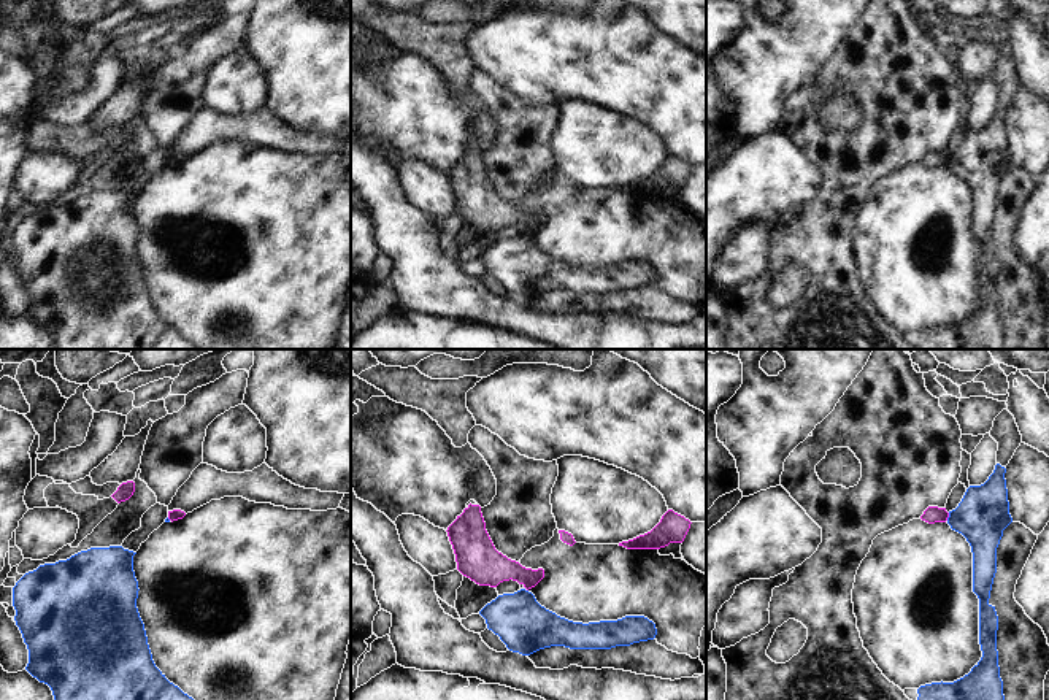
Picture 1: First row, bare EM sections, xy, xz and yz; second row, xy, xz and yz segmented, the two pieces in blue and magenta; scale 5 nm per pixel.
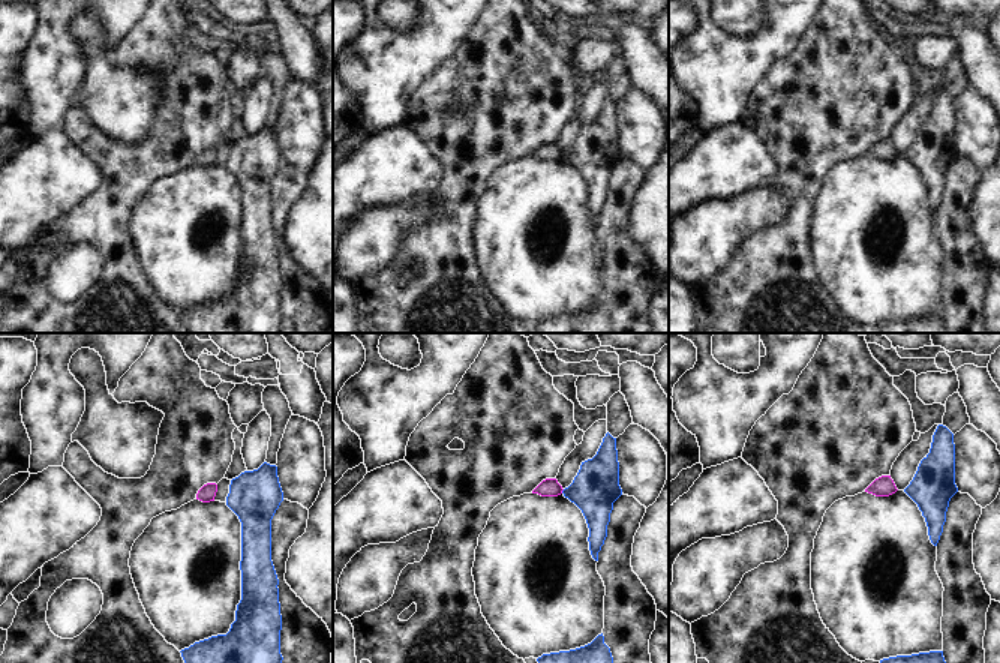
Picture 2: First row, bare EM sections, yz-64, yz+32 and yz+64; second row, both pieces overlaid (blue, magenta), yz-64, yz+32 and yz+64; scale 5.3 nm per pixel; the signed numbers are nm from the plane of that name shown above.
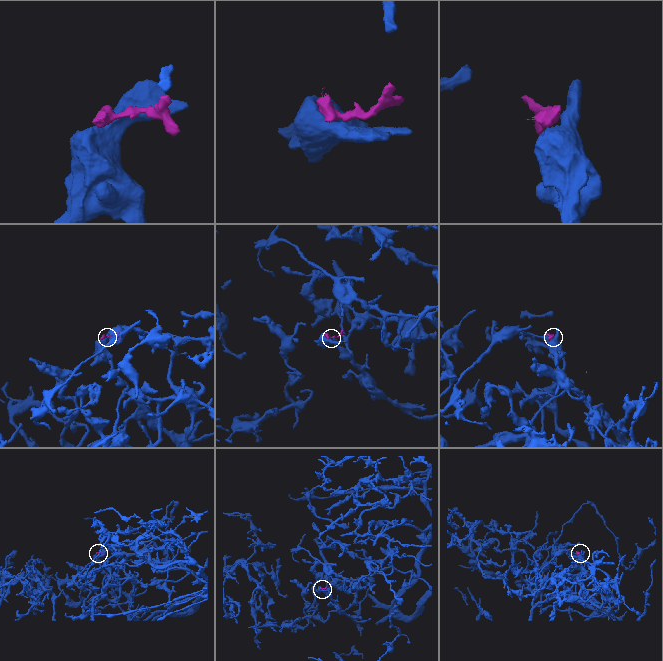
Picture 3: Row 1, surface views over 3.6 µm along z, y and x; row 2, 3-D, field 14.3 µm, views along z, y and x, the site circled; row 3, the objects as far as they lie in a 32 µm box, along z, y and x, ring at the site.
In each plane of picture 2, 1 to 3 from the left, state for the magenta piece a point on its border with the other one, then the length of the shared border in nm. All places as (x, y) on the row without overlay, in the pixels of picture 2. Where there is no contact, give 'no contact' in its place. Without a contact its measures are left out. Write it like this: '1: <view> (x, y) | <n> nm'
1: no contact
2: yz+32 (562, 155) | 30 nm
3: no contact

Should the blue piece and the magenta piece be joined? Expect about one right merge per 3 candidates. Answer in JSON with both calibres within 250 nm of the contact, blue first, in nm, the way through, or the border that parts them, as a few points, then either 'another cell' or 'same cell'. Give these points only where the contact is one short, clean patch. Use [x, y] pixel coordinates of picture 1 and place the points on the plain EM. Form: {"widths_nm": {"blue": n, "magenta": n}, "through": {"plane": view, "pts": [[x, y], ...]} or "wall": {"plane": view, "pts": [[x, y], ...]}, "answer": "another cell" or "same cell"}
{"widths_nm": {"blue": 260, "magenta": 90}, "wall": {"plane": "yz", "pts": [[949, 157], [946, 164]]}, "answer": "another cell"}

